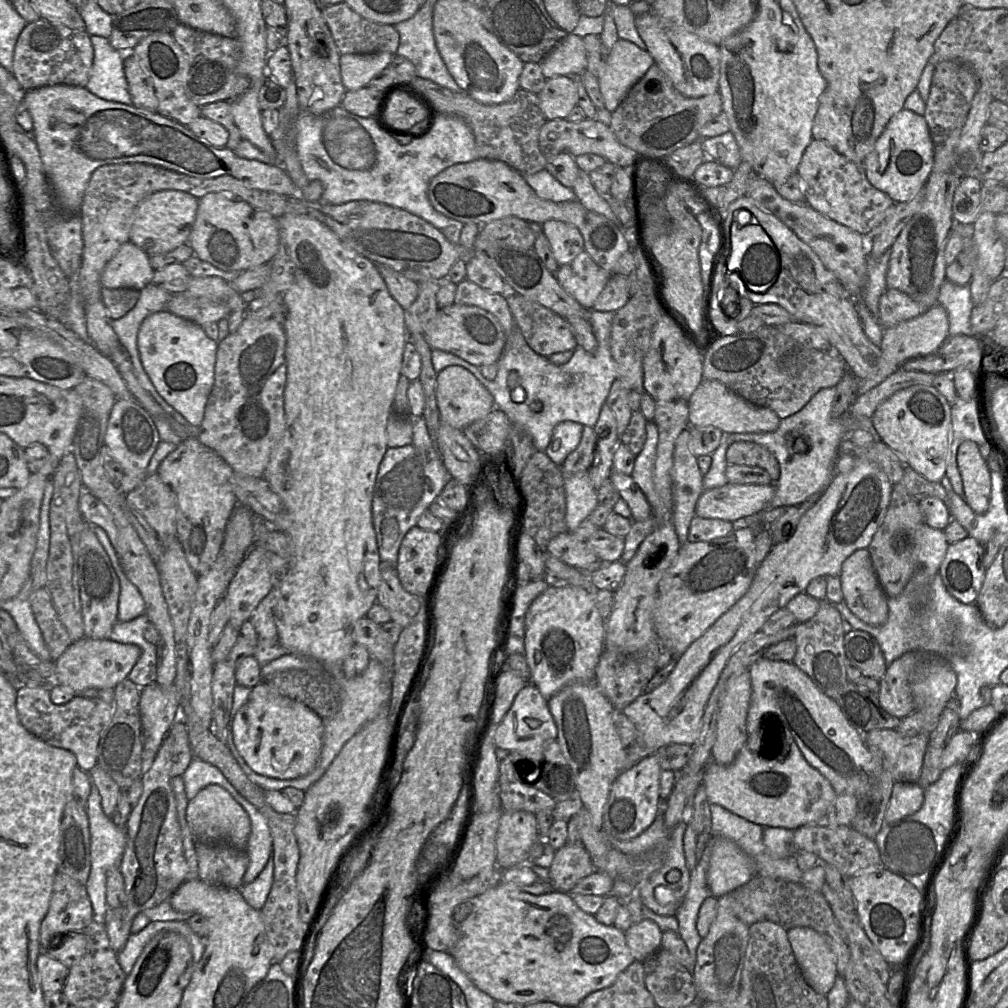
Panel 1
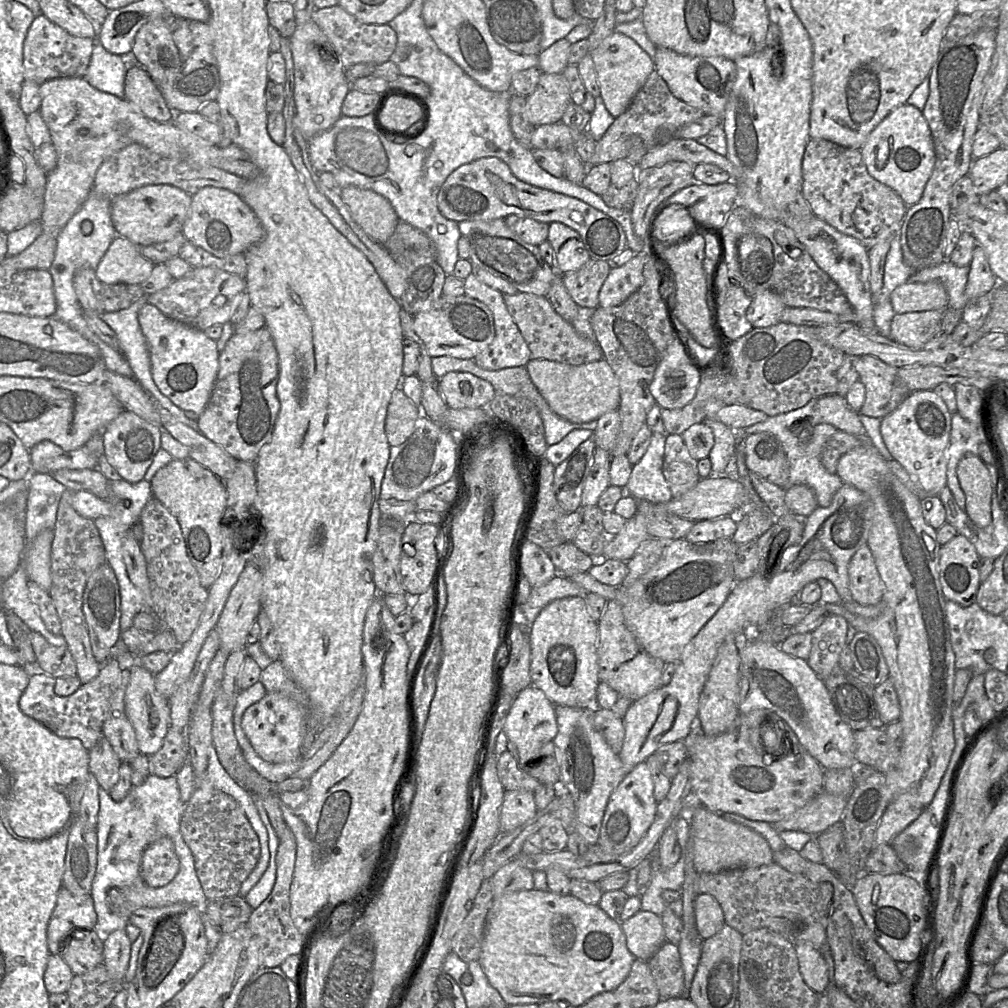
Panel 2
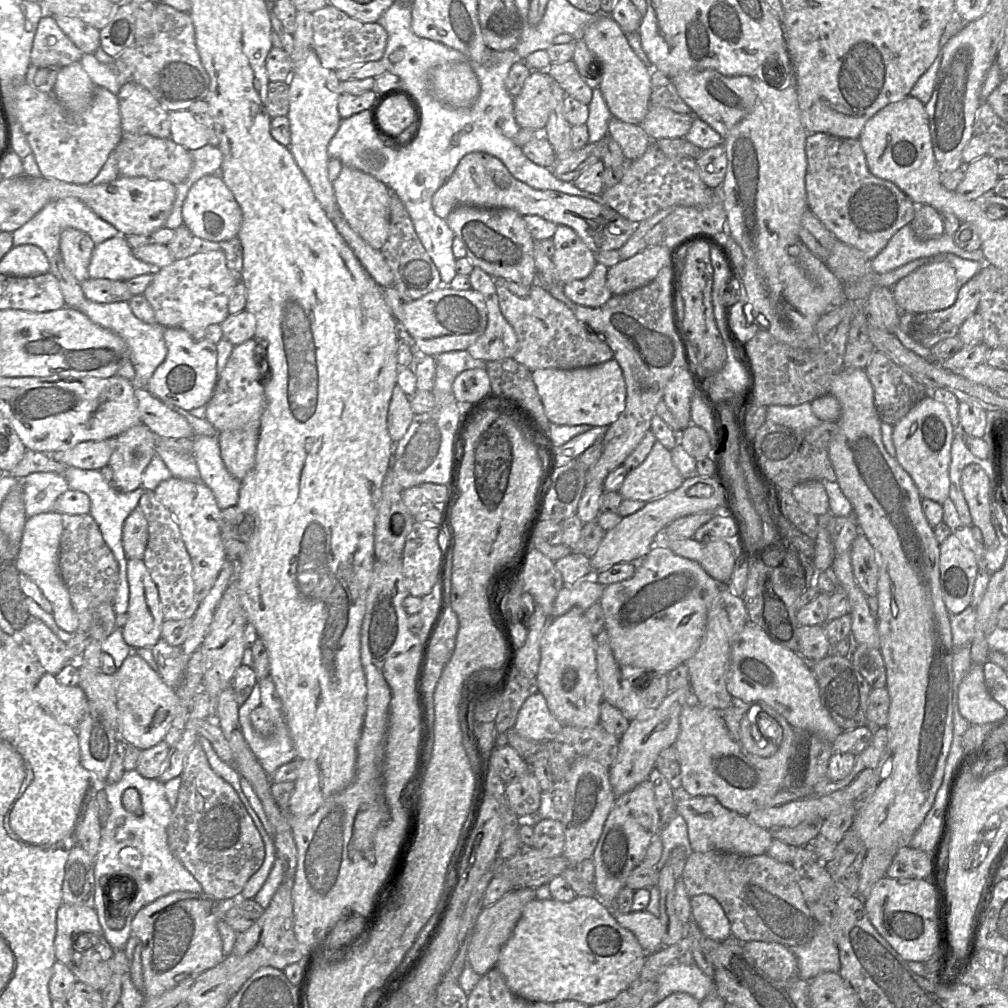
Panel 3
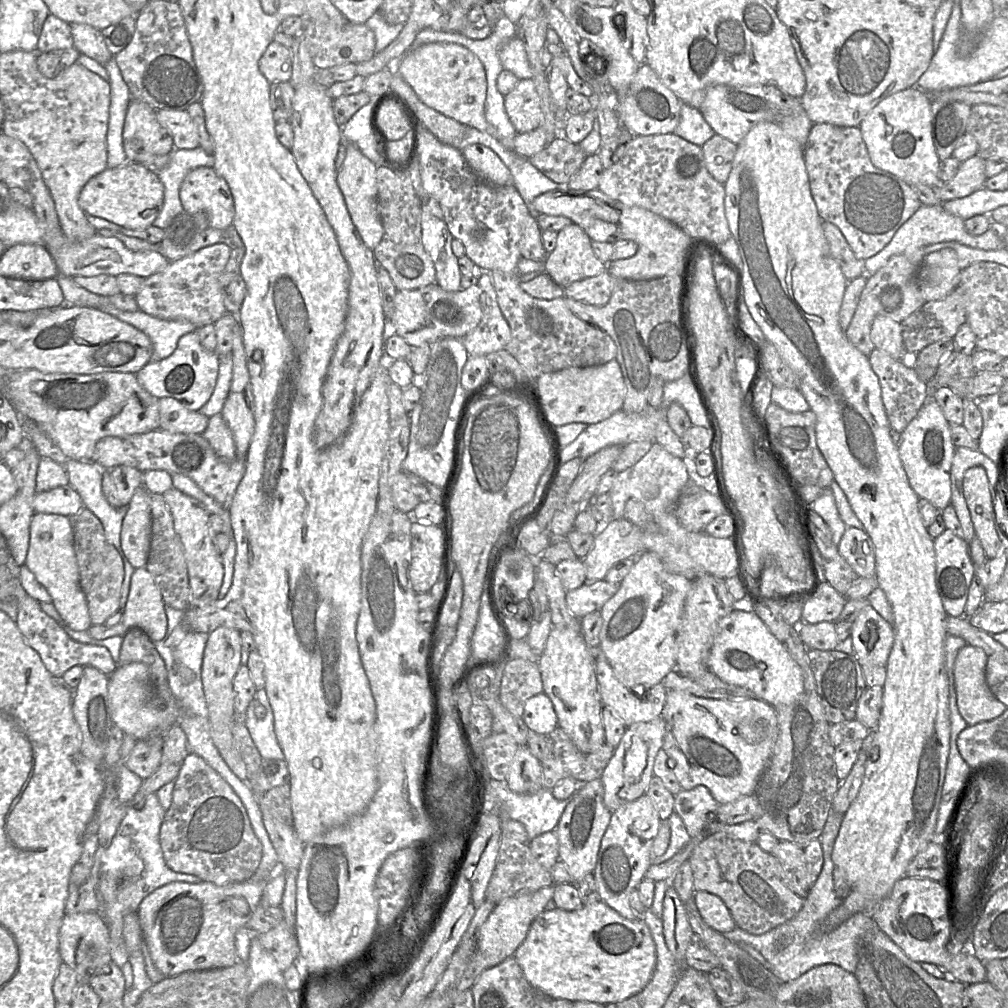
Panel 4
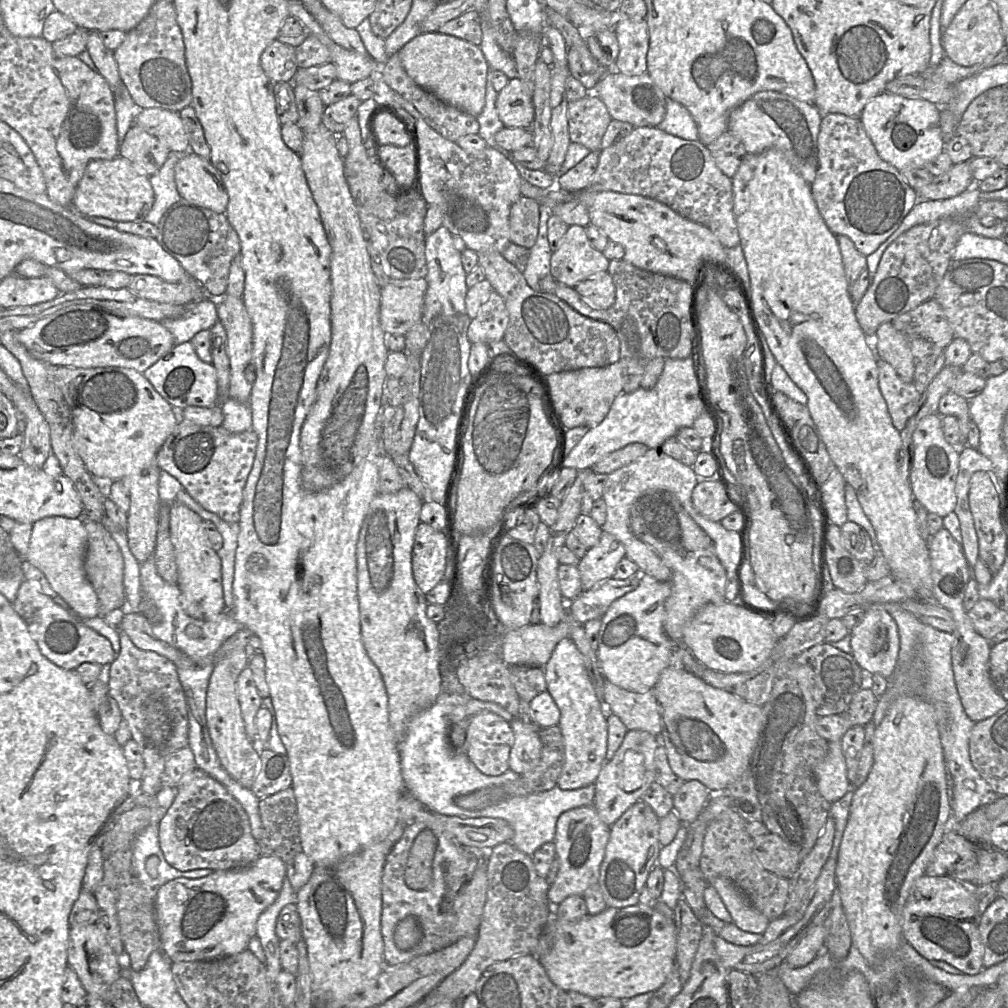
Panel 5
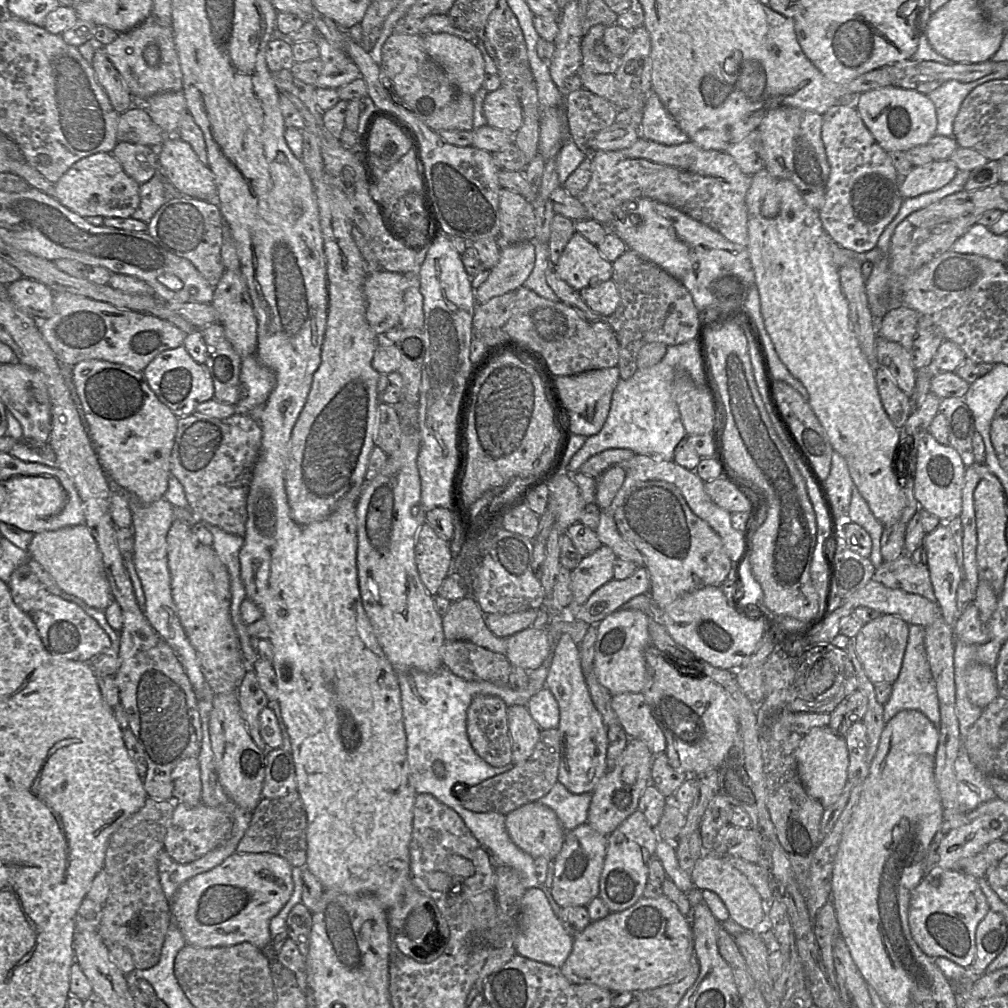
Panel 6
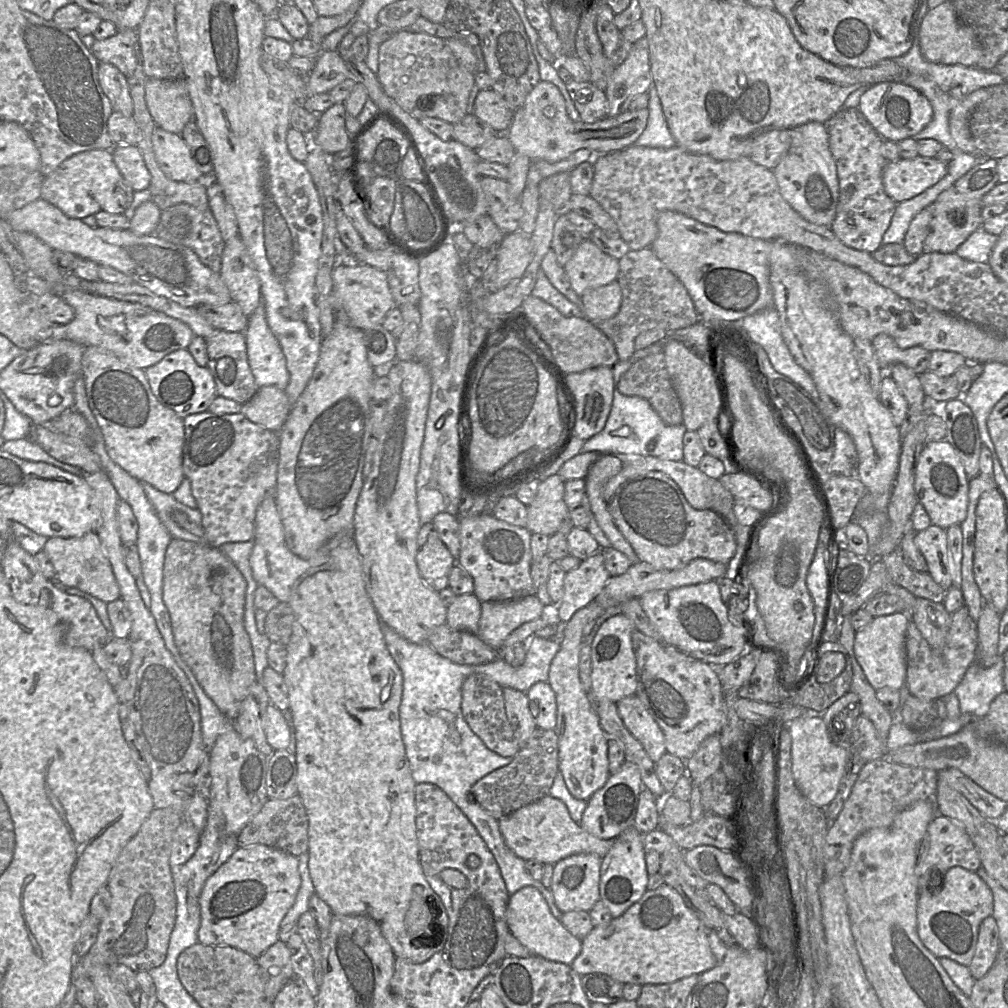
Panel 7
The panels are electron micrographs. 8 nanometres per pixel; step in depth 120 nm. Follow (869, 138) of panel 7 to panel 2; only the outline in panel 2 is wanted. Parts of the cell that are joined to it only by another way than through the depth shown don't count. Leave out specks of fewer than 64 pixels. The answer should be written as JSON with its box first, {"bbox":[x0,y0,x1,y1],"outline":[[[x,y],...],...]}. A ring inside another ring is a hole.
{"bbox":[801,138,908,250],"outline":[[[811,138],[803,156],[802,177],[801,193],[813,214],[839,232],[856,238],[868,250],[899,233],[908,206],[892,188],[868,173],[861,149]]]}

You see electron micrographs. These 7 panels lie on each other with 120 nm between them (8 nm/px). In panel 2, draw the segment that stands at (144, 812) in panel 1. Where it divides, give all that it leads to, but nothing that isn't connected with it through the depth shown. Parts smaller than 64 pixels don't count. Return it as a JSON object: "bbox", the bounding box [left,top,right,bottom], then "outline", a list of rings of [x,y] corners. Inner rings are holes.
{"bbox":[104,837,179,981],"outline":[[[161,837],[145,848],[140,874],[149,887],[163,887],[176,876],[179,865],[173,841],[169,837]],[[115,930],[104,936],[104,964],[109,975],[123,981],[129,966],[131,941],[126,930]]]}

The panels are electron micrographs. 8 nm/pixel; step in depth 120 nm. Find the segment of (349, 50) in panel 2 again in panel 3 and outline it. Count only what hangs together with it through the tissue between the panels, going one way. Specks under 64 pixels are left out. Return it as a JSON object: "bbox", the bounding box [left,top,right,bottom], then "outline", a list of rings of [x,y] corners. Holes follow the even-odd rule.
{"bbox":[312,4,387,71],"outline":[[[328,4],[313,14],[312,48],[323,67],[333,71],[380,60],[387,43],[387,32],[377,22],[362,22],[342,10]]]}

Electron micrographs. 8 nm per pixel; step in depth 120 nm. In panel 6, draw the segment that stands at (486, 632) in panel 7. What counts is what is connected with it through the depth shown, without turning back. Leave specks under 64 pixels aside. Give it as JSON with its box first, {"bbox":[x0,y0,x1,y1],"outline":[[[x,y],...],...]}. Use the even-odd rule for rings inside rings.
{"bbox":[485,609,539,638],"outline":[[[527,609],[511,614],[487,614],[485,624],[499,638],[508,638],[522,630],[532,627],[539,609]]]}

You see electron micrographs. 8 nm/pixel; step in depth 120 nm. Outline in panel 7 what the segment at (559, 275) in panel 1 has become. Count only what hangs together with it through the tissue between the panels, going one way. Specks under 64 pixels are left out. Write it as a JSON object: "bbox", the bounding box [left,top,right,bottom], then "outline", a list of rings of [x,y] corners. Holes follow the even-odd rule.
{"bbox":[582,280,622,321],"outline":[[[615,280],[610,284],[586,291],[582,296],[582,312],[590,321],[604,321],[614,317],[622,303],[622,291]]]}

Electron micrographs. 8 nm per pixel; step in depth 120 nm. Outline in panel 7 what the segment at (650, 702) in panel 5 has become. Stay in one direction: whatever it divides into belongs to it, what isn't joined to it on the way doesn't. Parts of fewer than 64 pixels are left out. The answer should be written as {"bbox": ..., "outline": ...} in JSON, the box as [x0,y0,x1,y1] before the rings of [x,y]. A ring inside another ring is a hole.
{"bbox":[616,694,667,763],"outline":[[[636,694],[621,699],[616,705],[626,728],[656,763],[667,752],[664,733],[659,725]]]}

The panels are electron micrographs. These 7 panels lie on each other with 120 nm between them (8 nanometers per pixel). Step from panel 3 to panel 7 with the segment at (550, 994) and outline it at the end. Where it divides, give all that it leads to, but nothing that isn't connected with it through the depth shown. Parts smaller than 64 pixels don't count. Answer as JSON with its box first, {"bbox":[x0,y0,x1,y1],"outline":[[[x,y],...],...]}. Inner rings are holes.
{"bbox":[570,884,716,985],"outline":[[[666,884],[656,890],[646,891],[621,916],[612,918],[608,924],[593,927],[581,940],[581,951],[570,967],[580,976],[603,974],[622,984],[659,985],[669,984],[700,975],[716,966],[716,959],[710,949],[708,929],[695,913],[684,903],[682,897]]]}

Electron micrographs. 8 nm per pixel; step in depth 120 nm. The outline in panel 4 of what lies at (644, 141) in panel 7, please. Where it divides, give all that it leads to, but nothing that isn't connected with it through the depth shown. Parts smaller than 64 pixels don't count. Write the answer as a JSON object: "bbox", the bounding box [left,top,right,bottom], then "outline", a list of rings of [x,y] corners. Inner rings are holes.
{"bbox":[673,103,716,148],"outline":[[[682,103],[680,120],[673,134],[702,148],[703,144],[716,133],[698,109]]]}

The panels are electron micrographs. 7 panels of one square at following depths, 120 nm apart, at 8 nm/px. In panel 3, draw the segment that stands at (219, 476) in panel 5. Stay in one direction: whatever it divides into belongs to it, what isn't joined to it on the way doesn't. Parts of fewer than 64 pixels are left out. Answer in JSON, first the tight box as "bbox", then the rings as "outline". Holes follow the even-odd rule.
{"bbox":[52,437,114,470],"outline":[[[114,437],[100,441],[84,441],[72,448],[54,452],[52,458],[66,466],[100,470],[109,465],[114,448]]]}

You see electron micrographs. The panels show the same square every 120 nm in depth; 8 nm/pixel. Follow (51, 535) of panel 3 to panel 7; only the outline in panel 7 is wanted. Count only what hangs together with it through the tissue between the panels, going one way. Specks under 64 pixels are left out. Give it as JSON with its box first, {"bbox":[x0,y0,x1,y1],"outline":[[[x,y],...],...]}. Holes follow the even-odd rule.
{"bbox":[42,532,120,603],"outline":[[[96,532],[80,537],[50,537],[42,549],[50,559],[58,579],[68,587],[75,587],[105,603],[120,598],[120,589],[111,564]]]}

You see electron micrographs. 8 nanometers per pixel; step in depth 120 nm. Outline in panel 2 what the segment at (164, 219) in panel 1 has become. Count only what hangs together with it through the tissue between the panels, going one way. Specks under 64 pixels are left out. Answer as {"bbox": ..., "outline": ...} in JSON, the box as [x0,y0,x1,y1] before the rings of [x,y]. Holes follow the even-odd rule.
{"bbox":[111,184,192,246],"outline":[[[169,184],[144,185],[121,194],[111,201],[111,218],[119,235],[138,246],[167,241],[183,232],[190,212],[192,196]]]}

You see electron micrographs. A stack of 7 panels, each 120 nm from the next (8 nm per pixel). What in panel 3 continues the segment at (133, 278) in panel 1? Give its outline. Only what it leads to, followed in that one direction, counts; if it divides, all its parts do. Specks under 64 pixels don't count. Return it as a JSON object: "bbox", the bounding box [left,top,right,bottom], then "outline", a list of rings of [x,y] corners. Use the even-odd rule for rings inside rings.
{"bbox":[88,235,156,281],"outline":[[[124,235],[95,245],[88,267],[89,277],[127,281],[136,276],[155,273],[156,267],[133,255]]]}

